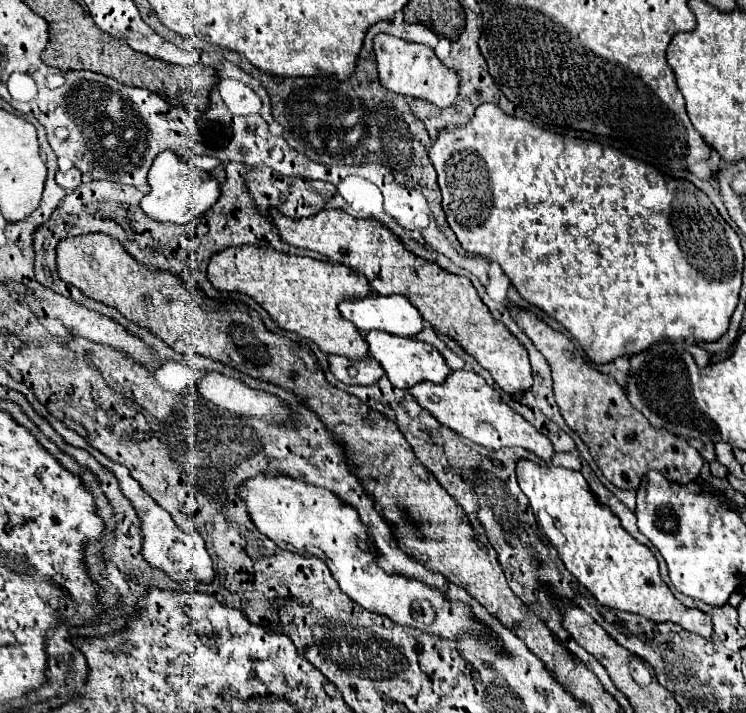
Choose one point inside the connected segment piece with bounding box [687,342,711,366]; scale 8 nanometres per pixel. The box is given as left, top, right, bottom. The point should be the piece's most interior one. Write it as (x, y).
(701, 357)

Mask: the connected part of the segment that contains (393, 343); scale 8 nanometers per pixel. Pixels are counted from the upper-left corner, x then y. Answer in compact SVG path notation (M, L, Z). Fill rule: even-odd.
M375 330L375 332L365 334L365 340L369 342L371 358L375 358L383 366L387 378L391 380L391 384L395 384L395 388L409 390L419 382L443 384L443 380L447 380L447 376L451 374L451 368L447 366L443 354L435 346L421 342L417 338L403 338L403 336Z

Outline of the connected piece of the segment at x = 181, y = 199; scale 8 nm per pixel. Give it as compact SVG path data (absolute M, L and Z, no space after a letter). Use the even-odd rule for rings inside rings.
M165 150L155 158L149 170L149 186L151 192L141 200L143 212L157 222L173 222L173 224L189 224L205 210L209 210L221 194L219 182L209 172L195 170L171 150Z

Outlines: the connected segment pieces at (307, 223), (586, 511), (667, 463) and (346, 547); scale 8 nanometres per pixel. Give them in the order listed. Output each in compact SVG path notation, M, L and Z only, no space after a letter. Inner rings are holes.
M269 208L269 216L283 242L297 248L315 250L327 256L331 262L345 264L365 274L369 284L381 296L405 296L421 312L423 320L427 320L439 334L457 340L465 348L465 352L469 352L485 370L491 372L493 380L503 390L515 394L531 388L533 376L525 348L501 322L491 316L489 308L481 302L467 276L451 274L439 264L415 256L407 250L397 234L393 234L375 218L363 220L353 218L343 210L323 210L311 218L293 220L289 216L283 216L275 208Z
M519 460L517 480L533 510L540 508L537 521L549 542L557 548L563 546L567 538L567 544L559 548L559 558L575 578L581 578L581 584L599 604L613 610L637 612L653 622L673 622L705 638L713 634L711 616L697 608L683 606L671 594L667 584L661 580L653 552L623 530L619 518L611 508L599 502L581 472Z
M507 306L507 310L533 346L547 358L553 372L553 392L561 416L565 418L567 426L589 446L595 464L601 468L607 480L611 480L617 488L627 490L637 490L641 478L649 470L659 470L663 476L667 476L667 480L675 482L697 480L703 458L693 446L689 446L687 440L681 440L667 430L651 428L651 424L643 420L643 414L627 404L623 388L609 374L591 368L567 336L549 328L527 308Z
M259 474L247 478L245 484L237 488L237 496L245 504L249 518L261 534L265 534L283 550L323 560L333 578L339 582L341 590L365 610L385 614L397 624L433 632L447 640L455 640L457 634L469 628L481 630L473 622L465 604L453 604L441 592L435 592L435 588L427 588L425 584L405 576L389 576L377 568L373 564L375 548L369 544L367 530L359 522L357 510L339 500L333 492L291 476ZM427 604L435 612L431 622L423 622Z

